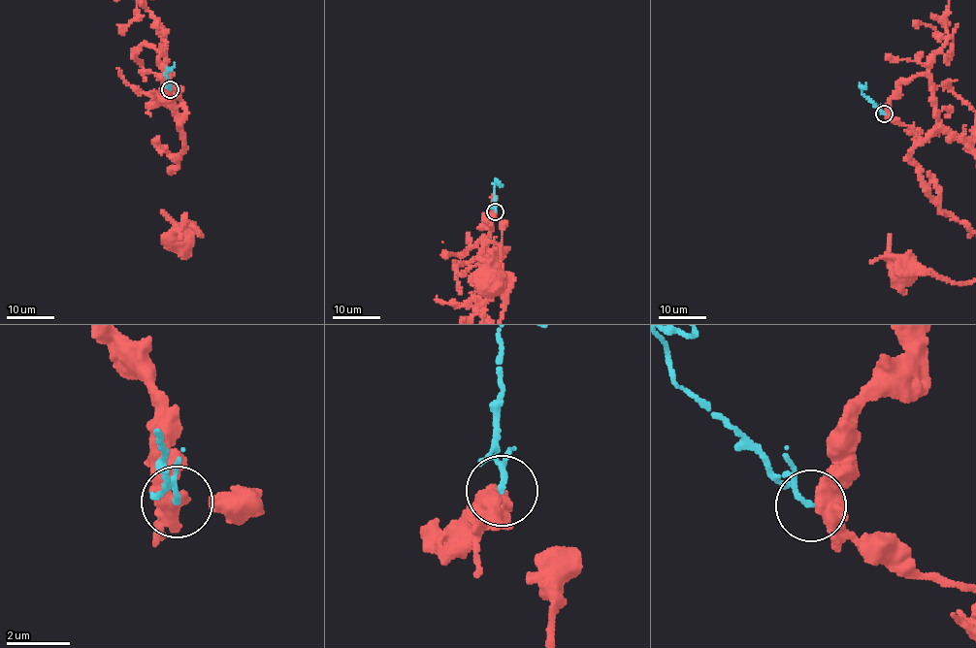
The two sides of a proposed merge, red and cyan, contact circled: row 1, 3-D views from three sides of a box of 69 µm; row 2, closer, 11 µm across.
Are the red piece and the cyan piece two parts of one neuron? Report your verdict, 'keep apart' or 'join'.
keep apart

